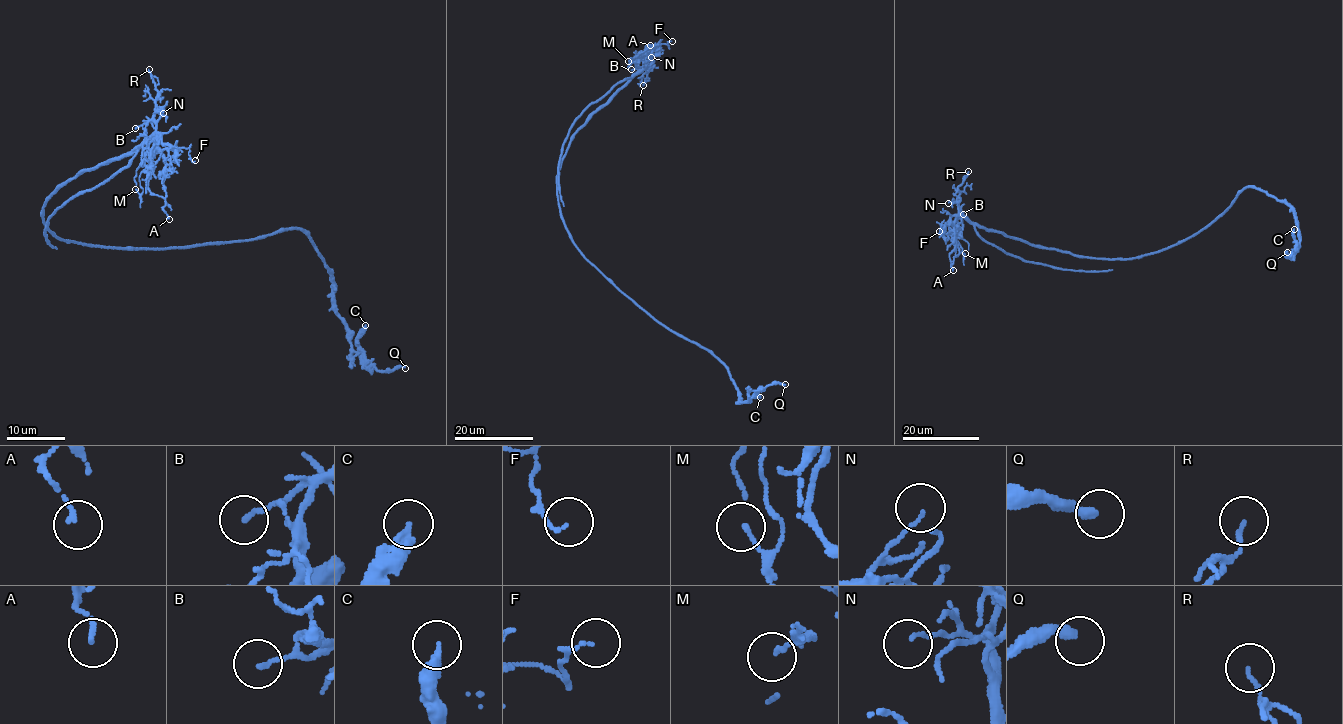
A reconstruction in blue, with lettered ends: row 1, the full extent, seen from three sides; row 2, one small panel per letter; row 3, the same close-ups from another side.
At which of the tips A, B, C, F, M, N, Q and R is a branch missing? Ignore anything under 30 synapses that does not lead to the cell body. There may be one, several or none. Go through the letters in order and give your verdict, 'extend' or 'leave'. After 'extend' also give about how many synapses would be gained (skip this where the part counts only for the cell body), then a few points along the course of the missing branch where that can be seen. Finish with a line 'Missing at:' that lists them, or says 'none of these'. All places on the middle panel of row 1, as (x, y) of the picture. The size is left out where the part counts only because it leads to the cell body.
A: leave
B: leave
C: leave
F: leave
M: leave
N: leave
Q: leave
R: leave
Missing at: none of these

